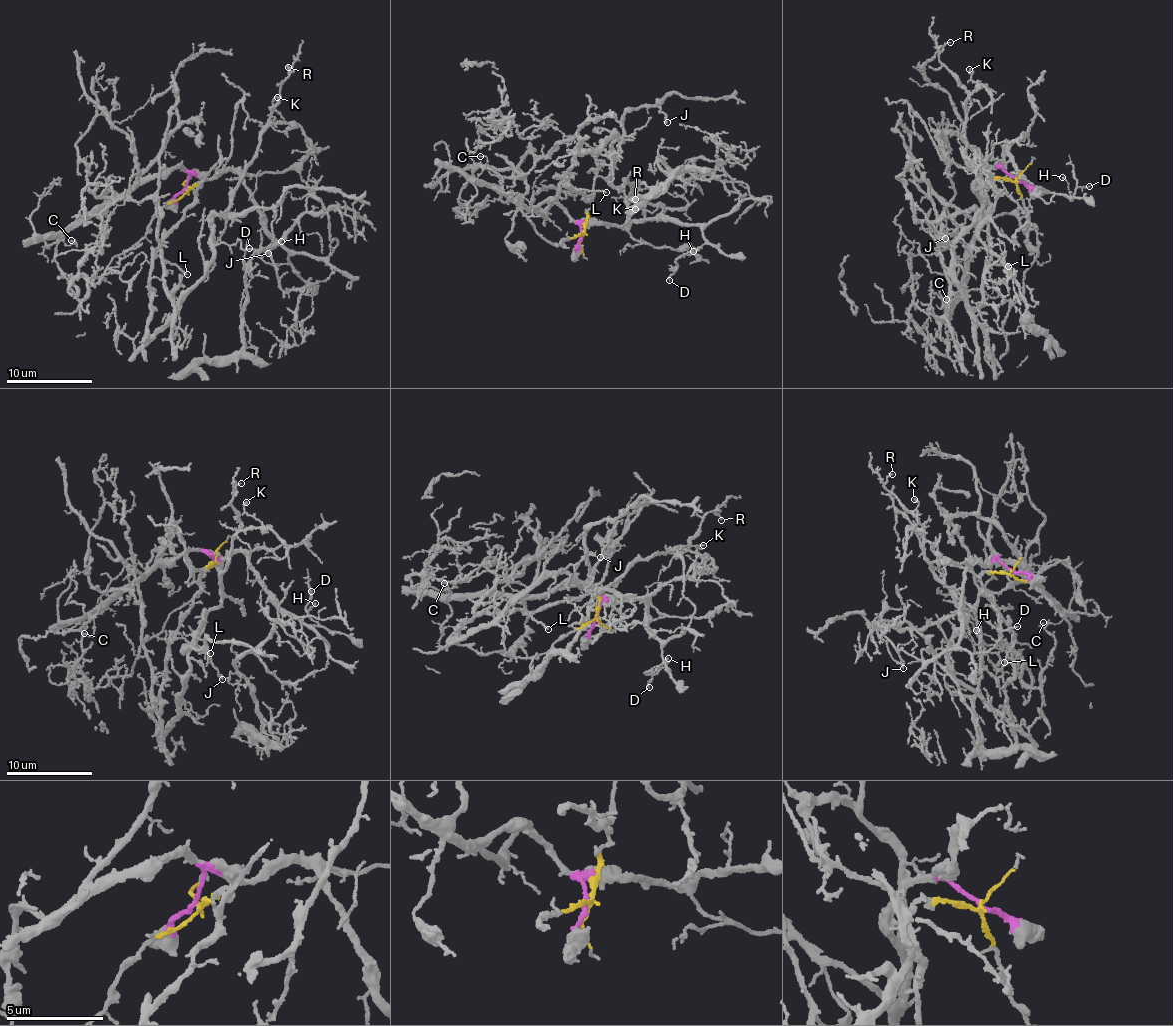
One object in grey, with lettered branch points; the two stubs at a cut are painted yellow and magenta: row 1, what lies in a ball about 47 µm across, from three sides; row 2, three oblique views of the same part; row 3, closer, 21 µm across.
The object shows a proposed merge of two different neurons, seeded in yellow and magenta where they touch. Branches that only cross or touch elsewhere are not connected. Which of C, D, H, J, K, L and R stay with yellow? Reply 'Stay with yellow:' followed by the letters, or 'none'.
Stay with yellow: J, K, L, R

